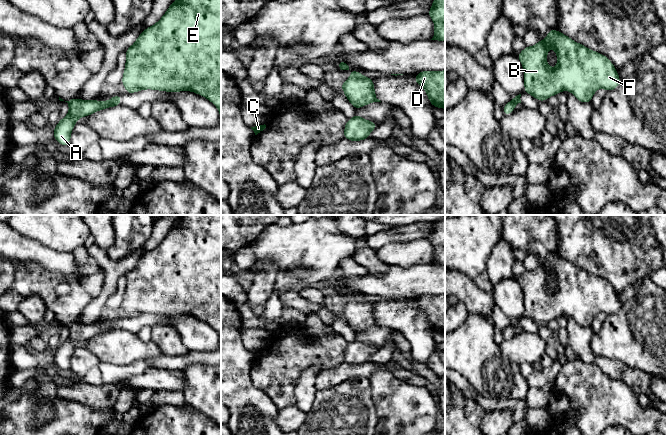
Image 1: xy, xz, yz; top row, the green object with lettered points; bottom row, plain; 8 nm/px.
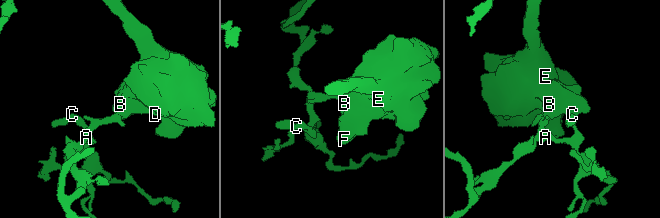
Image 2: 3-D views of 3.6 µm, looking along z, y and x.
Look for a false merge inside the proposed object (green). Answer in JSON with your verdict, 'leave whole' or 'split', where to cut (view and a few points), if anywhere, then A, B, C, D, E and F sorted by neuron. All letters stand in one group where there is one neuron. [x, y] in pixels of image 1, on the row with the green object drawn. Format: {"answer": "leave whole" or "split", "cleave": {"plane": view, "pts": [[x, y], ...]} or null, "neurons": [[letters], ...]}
{"answer": "split", "cleave": {"plane": "xy", "pts": [[127, 92], [130, 93]]}, "neurons": [["A", "C"], ["B", "D", "E", "F"]]}

